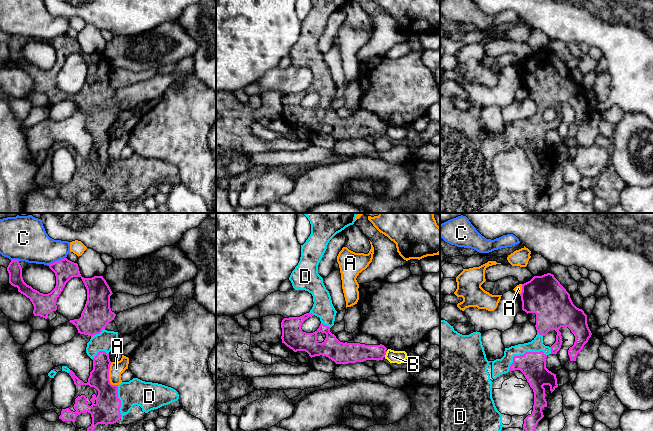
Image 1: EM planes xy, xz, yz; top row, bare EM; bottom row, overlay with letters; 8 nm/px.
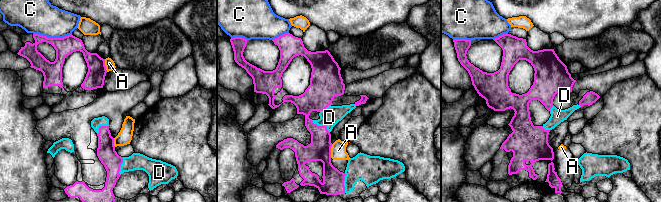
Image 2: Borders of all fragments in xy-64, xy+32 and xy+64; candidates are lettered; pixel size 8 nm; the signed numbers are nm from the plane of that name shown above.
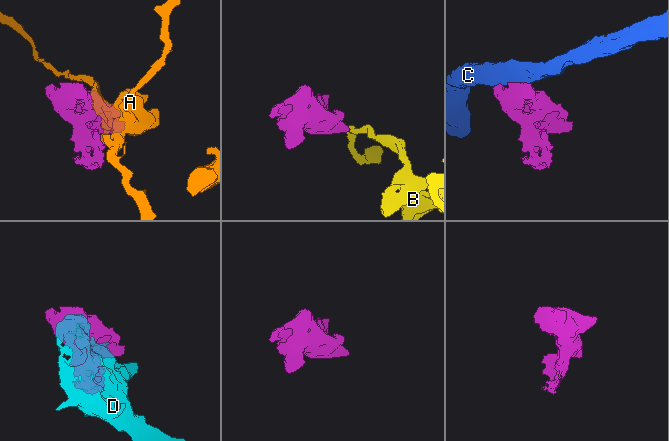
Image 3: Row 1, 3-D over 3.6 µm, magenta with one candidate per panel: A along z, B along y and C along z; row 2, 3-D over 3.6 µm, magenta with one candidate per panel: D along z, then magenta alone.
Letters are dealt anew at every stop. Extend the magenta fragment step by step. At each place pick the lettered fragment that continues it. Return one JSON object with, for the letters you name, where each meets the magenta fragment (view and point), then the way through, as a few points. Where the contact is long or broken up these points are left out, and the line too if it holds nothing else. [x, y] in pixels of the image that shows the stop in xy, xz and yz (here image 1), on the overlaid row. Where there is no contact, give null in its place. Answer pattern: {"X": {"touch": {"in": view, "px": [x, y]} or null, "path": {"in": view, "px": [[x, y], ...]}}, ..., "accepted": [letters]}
{"D": {"touch": {"in": "yz", "px": [524, 354]}}, "accepted": ["D"]}

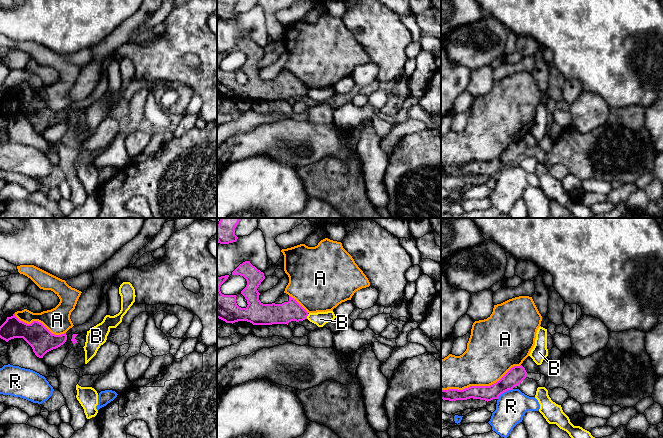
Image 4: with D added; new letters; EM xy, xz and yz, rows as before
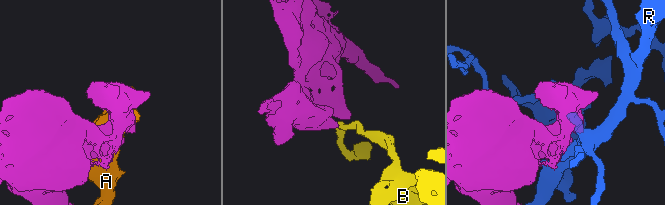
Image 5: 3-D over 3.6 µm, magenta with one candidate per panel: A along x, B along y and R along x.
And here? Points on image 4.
{"accepted": []}

